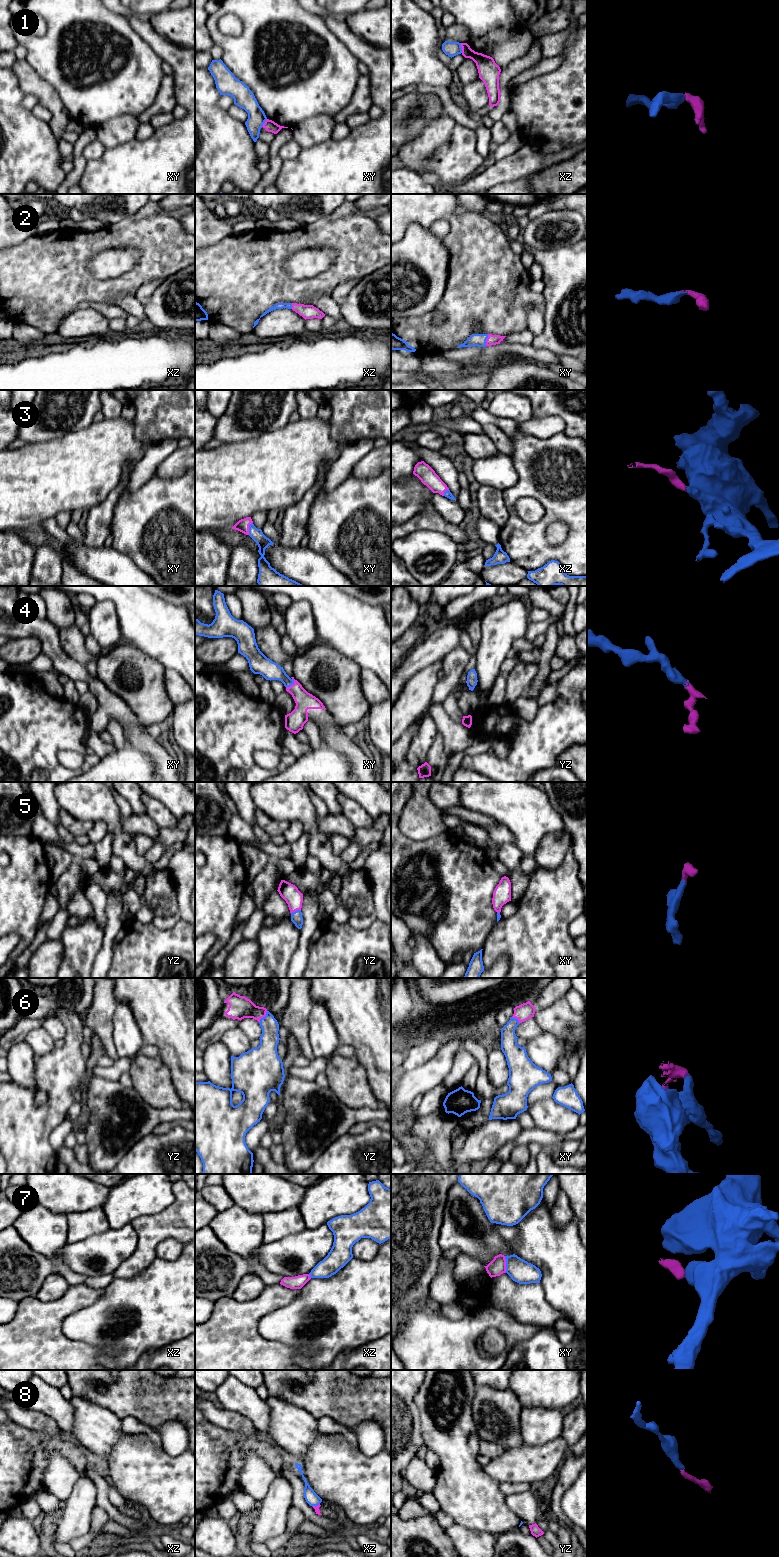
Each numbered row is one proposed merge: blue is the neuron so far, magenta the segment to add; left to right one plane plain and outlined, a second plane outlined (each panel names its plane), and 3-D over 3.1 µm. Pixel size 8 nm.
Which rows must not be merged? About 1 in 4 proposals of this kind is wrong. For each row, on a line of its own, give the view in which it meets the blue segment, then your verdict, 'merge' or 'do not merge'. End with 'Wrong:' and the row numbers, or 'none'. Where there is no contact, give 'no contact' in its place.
1: meets blue in xz; do not merge
2: meets blue in xy; merge
3: meets blue in xy; merge
4: meets blue in xy; merge
5: meets blue in yz; merge
6: meets blue in yz; merge
7: meets blue in xy; do not merge
8: meets blue in xz; merge
Wrong: 1, 7

